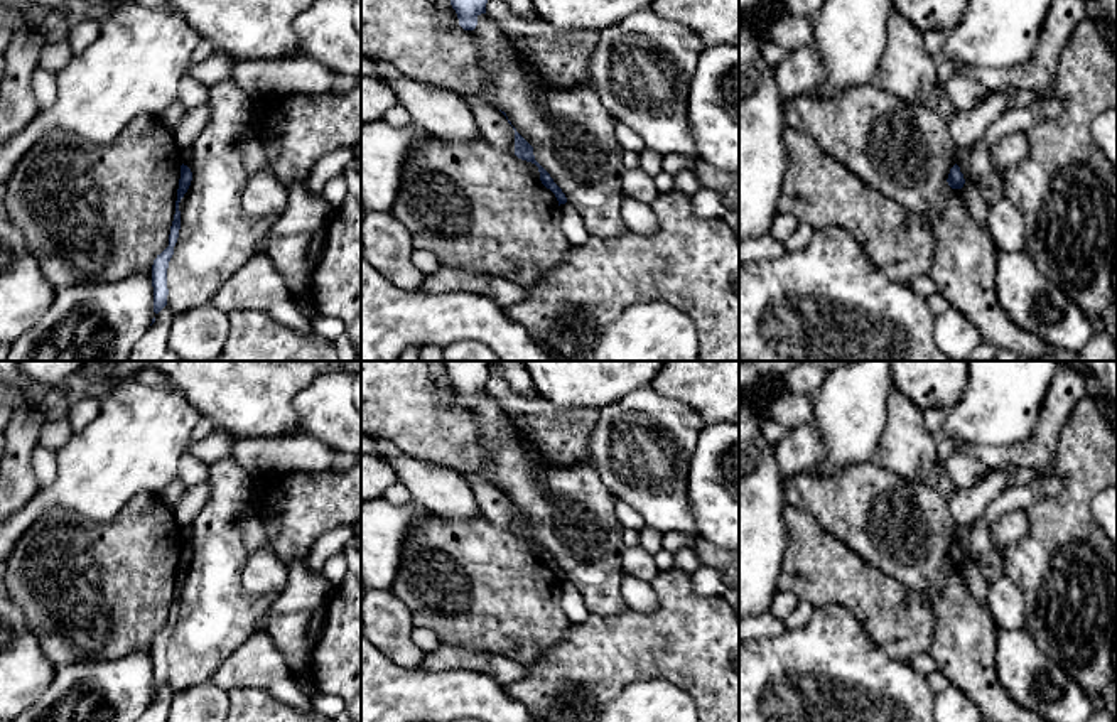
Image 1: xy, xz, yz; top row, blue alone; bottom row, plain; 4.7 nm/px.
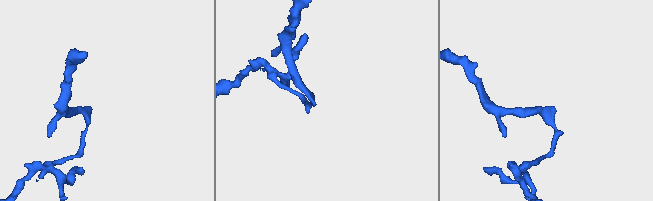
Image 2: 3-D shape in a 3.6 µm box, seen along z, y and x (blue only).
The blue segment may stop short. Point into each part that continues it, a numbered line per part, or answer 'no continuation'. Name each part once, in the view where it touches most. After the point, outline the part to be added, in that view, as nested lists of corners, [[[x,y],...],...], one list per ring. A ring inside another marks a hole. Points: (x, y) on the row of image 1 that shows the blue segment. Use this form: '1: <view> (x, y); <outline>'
no continuation

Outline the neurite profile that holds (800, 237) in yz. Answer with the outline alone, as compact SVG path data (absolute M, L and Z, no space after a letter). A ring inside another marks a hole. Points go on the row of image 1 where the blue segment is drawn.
M800 223L798 228L783 241L785 250L796 251L807 246L815 229L810 224Z

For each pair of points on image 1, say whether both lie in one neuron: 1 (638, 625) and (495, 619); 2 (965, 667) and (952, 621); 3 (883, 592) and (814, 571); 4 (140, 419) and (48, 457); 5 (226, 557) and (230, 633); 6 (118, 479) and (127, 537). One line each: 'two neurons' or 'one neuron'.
1: two neurons
2: one neuron
3: one neuron
4: two neurons
5: one neuron
6: two neurons

